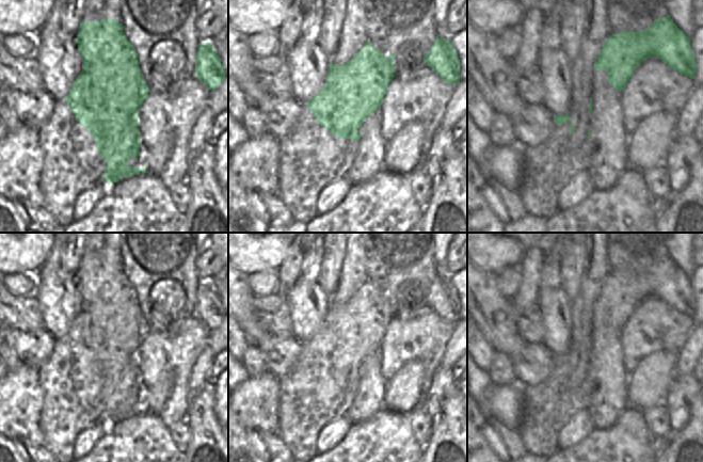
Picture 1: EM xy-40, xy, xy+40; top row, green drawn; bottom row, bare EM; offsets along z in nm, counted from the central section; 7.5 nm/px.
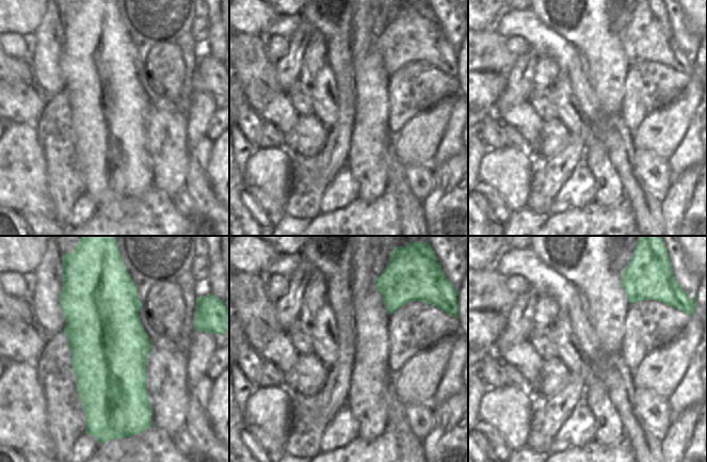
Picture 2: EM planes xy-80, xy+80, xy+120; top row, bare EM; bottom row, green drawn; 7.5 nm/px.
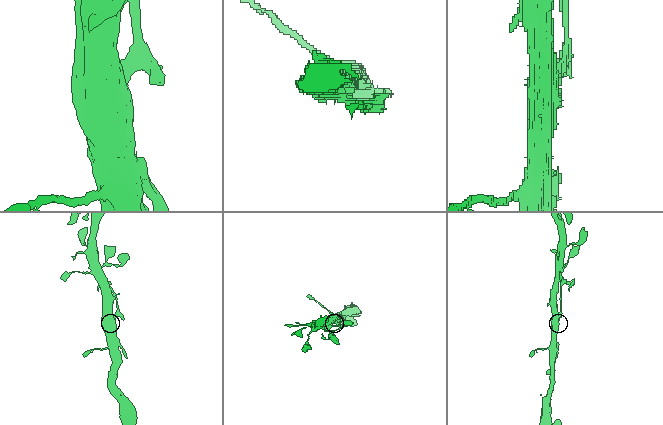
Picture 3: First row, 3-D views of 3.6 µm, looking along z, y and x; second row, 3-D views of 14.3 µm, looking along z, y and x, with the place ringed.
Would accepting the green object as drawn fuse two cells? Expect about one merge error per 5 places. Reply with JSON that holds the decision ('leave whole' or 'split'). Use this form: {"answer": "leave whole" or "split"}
{"answer": "leave whole"}

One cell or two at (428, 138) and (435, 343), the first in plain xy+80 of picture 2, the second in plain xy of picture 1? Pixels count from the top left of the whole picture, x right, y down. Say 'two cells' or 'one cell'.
two cells

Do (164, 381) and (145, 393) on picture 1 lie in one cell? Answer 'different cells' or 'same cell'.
same cell

